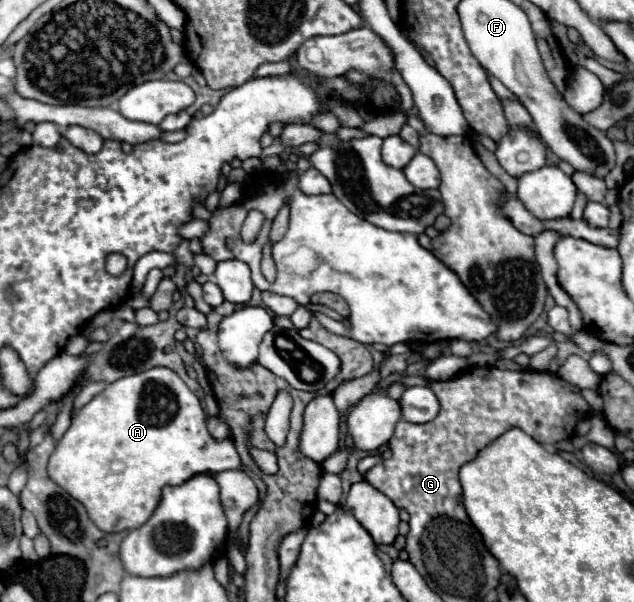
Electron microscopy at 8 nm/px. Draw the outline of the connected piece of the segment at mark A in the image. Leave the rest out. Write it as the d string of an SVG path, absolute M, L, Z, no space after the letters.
M154 367L144 373L122 377L110 383L90 403L72 415L72 423L64 437L58 441L50 463L48 475L70 497L80 501L88 517L104 533L130 531L148 521L160 501L164 485L180 485L198 473L220 473L226 469L240 469L240 457L230 439L216 441L206 427L206 415L198 397L186 383L166 367Z

